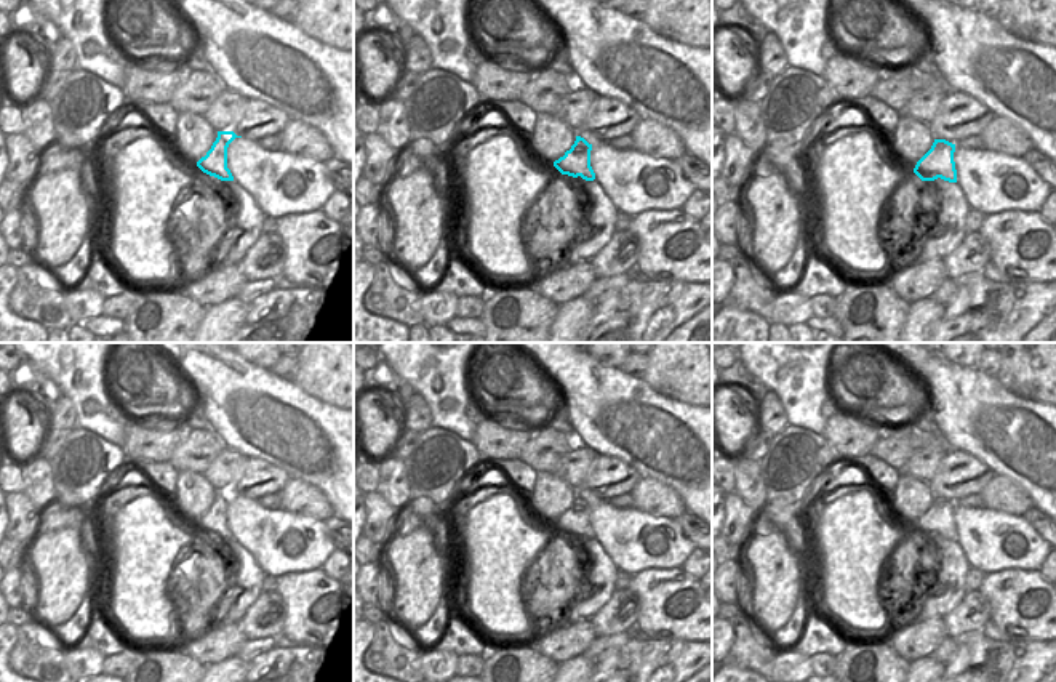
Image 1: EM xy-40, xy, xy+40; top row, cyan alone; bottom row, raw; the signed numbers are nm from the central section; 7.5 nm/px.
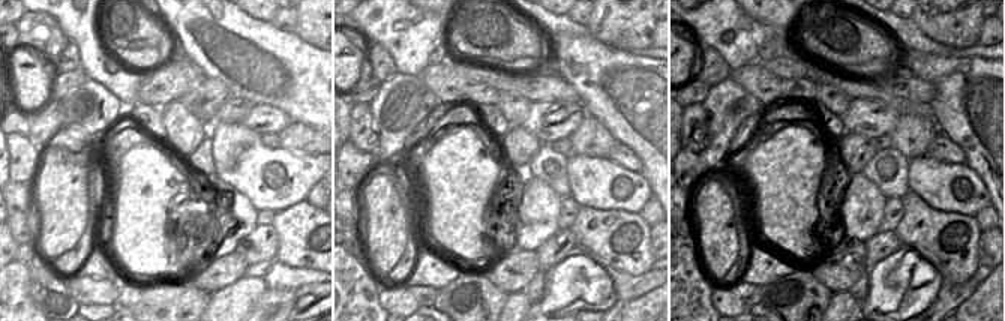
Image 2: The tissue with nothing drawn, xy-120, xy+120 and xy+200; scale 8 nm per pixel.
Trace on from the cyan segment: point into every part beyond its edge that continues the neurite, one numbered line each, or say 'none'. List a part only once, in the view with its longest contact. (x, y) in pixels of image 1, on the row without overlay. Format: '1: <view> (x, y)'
none.

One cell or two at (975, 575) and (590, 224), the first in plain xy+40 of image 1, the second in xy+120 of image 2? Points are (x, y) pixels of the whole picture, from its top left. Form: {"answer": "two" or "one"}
{"answer": "two"}

